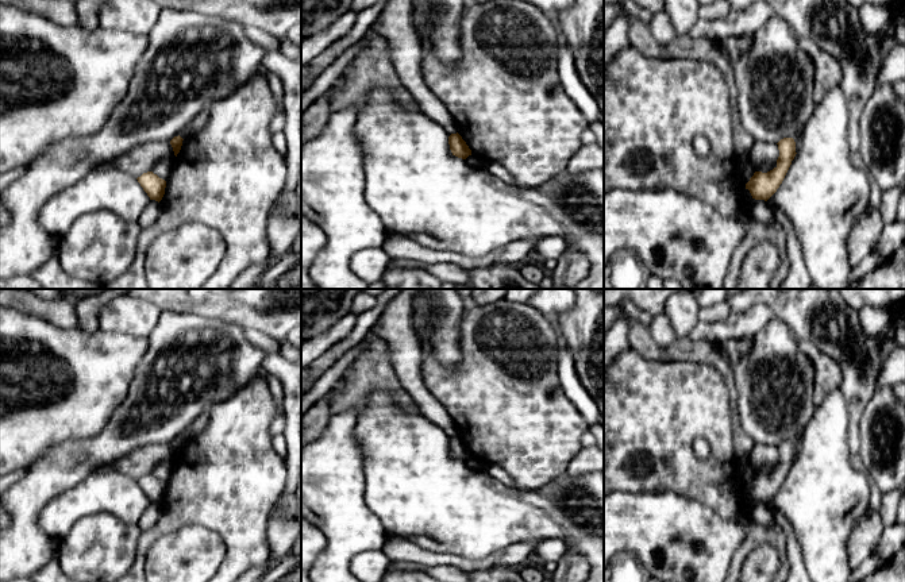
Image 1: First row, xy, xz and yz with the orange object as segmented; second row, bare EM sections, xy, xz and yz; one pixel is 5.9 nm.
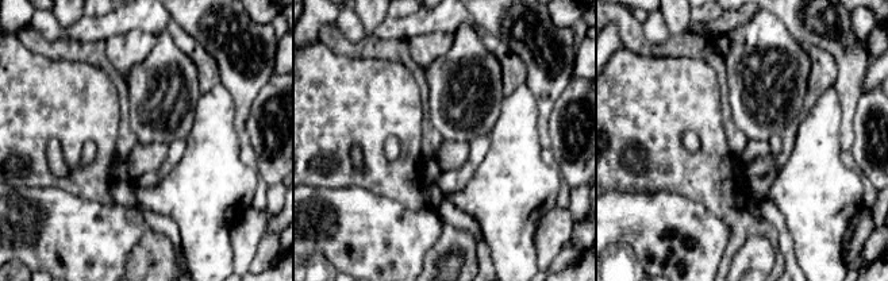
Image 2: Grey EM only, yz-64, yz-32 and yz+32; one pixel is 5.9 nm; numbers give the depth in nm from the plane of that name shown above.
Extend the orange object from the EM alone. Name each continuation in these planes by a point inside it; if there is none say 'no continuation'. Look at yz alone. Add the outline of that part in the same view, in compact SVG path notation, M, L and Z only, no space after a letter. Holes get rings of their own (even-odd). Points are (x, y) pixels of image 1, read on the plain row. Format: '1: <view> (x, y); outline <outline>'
no continuation

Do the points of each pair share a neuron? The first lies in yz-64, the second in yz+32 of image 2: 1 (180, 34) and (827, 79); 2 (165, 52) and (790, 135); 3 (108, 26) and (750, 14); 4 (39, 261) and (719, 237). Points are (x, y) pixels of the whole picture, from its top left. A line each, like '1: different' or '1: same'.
1: same
2: different
3: same
4: same

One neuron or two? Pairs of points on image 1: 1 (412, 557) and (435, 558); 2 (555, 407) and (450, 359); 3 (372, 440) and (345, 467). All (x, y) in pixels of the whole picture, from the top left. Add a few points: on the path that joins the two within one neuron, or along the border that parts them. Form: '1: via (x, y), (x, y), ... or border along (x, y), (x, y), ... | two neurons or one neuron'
1: via (418, 557), (430, 558) | one neuron
2: border along (458, 331), (461, 361), (454, 367), (447, 369) | two neurons
3: border along (357, 419), (354, 439), (362, 453), (366, 481) | two neurons

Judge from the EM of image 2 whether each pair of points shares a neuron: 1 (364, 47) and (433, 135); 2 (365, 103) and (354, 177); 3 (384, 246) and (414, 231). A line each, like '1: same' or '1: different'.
1: same
2: same
3: same

